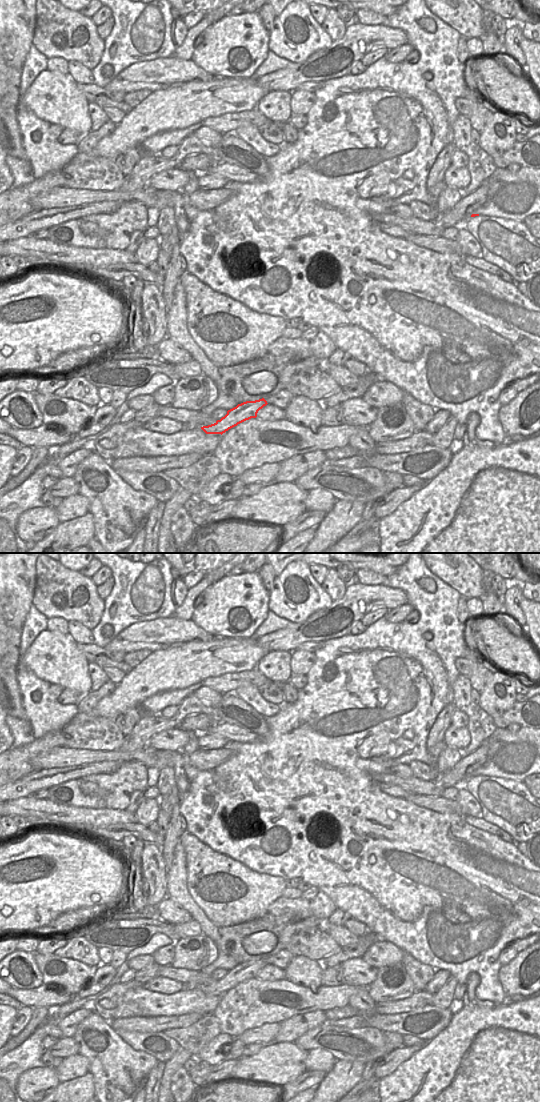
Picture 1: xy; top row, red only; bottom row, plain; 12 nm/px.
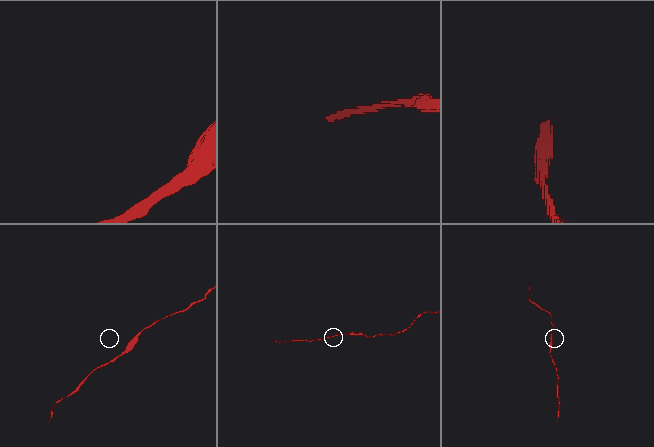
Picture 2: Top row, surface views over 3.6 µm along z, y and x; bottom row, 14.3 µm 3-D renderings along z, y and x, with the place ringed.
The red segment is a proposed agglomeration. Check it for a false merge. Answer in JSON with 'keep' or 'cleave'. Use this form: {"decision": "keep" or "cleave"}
{"decision": "keep"}

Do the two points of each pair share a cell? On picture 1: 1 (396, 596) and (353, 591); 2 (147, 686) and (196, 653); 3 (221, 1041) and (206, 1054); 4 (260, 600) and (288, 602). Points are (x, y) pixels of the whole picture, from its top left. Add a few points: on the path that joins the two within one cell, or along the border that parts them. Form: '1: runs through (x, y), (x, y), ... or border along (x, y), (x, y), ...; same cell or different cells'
1: runs through (385, 596), (364, 596); same cell
2: runs through (159, 674), (164, 669), (178, 668), (184, 665); same cell
3: runs through (217, 1044), (210, 1051); same cell
4: border along (268, 591), (269, 609); different cells

